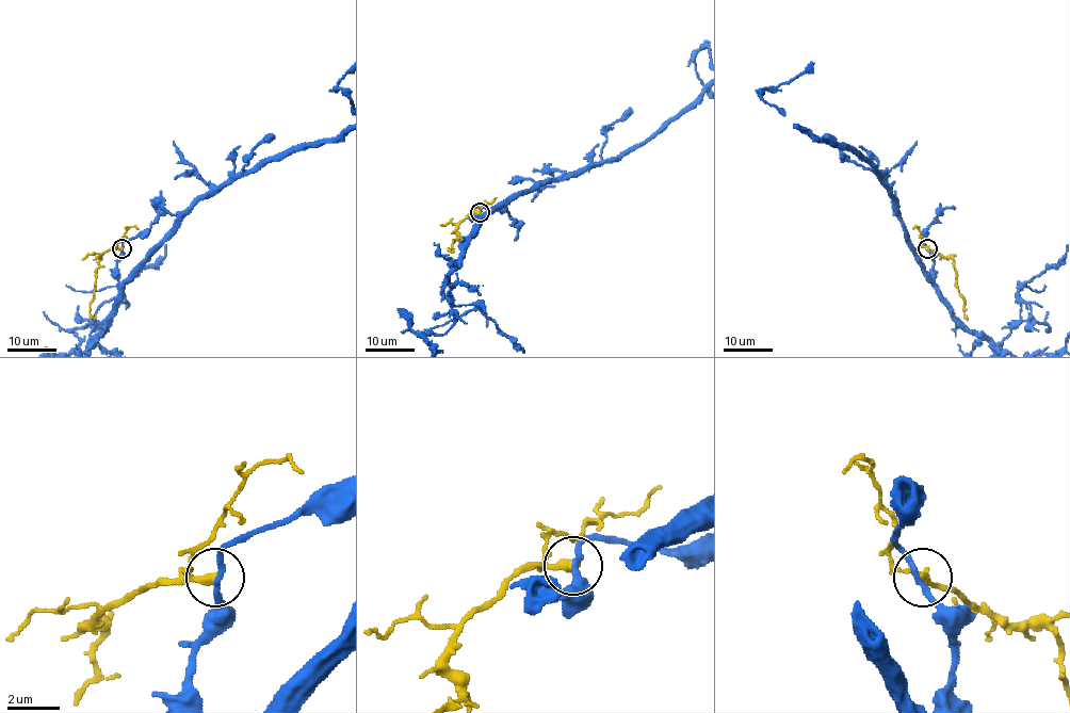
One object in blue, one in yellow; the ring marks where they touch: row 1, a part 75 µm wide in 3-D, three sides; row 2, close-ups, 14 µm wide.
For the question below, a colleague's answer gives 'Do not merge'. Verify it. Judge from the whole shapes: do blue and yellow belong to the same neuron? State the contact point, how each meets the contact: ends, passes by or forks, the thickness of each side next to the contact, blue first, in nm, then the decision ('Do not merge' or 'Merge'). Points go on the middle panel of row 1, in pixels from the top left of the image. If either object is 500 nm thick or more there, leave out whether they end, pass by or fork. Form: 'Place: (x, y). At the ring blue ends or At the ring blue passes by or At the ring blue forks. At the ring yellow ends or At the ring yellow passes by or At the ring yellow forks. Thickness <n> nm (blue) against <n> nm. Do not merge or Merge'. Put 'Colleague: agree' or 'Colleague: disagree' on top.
Colleague: agree
Place: (480, 212). At the ring blue passes by. At the ring yellow passes by. Thickness 220 nm (blue) against 240 nm. Do not merge

